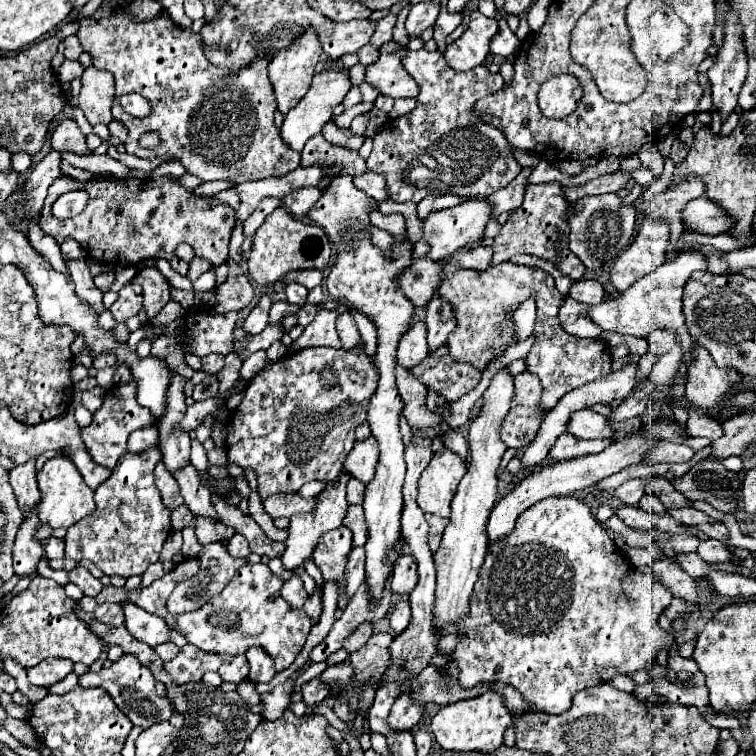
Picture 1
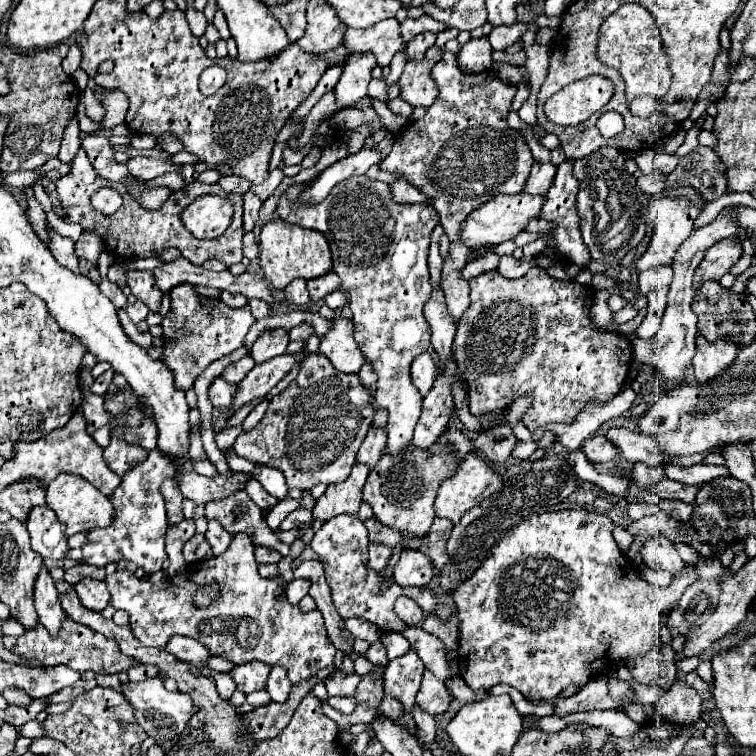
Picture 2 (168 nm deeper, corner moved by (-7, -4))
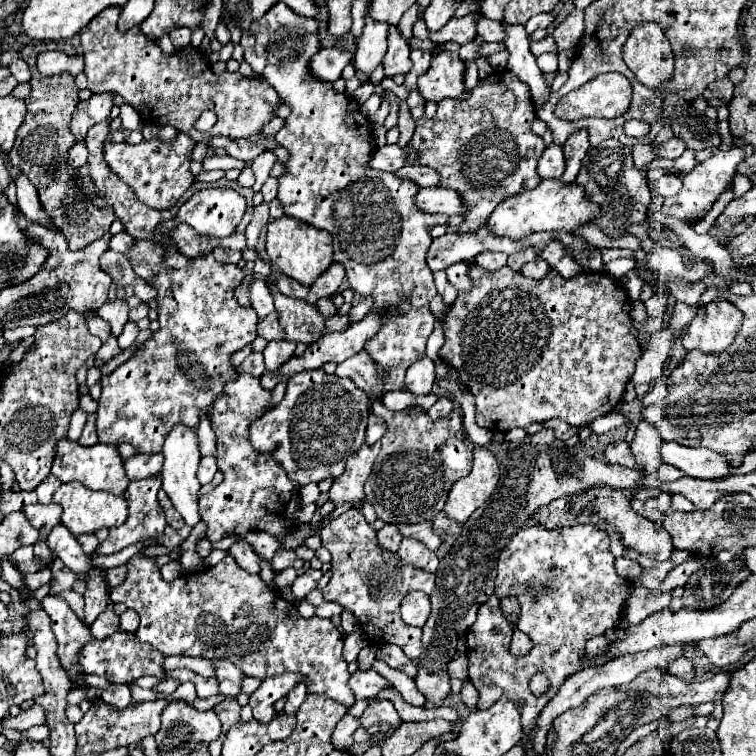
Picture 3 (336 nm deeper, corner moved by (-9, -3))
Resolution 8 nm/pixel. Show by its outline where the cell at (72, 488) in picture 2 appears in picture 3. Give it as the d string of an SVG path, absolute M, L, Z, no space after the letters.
M81 482L61 484L53 494L53 502L63 508L61 524L67 526L75 536L77 534L91 534L99 528L121 526L127 518L127 502L123 496L113 496L113 494L101 492L101 490L89 490Z

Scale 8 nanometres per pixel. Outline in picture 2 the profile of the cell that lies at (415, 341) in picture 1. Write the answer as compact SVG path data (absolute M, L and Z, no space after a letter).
M425 351L423 355L419 355L413 365L411 365L411 379L413 385L419 389L421 395L427 395L429 389L433 387L437 375L437 363L435 363L435 353L433 351Z

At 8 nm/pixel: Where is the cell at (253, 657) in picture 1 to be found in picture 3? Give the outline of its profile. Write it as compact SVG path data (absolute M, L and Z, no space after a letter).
M303 682L295 684L295 686L289 690L289 694L285 696L285 708L283 708L283 710L289 712L289 714L297 712L299 706L301 706L301 702L305 700L305 696L307 696L307 688L305 688L305 684L303 684Z

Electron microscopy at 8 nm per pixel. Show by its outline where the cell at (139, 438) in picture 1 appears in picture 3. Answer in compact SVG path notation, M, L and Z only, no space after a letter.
M165 220L161 224L161 236L157 236L157 242L163 248L167 248L169 258L167 266L151 282L151 286L157 290L161 328L153 332L153 336L143 344L143 348L133 358L117 366L109 376L101 378L103 392L97 410L99 442L105 444L127 442L135 450L145 454L161 450L163 440L173 424L183 422L191 428L197 428L199 414L207 410L207 406L217 398L217 394L221 394L223 384L229 378L237 378L235 368L229 366L231 352L241 350L243 346L251 344L257 338L257 320L259 320L257 312L253 308L241 306L233 296L235 288L245 276L243 270L235 264L221 264L211 254L201 258L185 258L165 238L165 232L171 228L175 228L173 220Z

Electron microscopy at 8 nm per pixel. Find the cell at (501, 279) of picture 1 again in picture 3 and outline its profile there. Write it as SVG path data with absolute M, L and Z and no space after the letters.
M473 266L473 290L469 290L467 294L459 294L457 300L451 304L449 308L449 318L445 320L445 344L439 350L439 356L451 364L459 376L461 382L469 388L469 392L475 396L475 406L477 406L477 424L483 428L489 428L493 432L509 432L511 428L527 428L531 424L541 424L547 422L551 418L559 418L565 420L571 426L587 426L589 422L593 422L599 416L605 416L609 412L615 410L615 406L619 404L627 382L631 380L631 374L635 370L635 360L641 356L641 346L637 342L637 338L629 332L629 310L631 310L631 302L627 292L617 284L617 280L605 272L583 272L571 280L565 280L557 270L549 270L549 274L541 280L531 280L531 278L523 278L519 272L511 270L509 266L503 266L495 272L487 272L483 268Z

